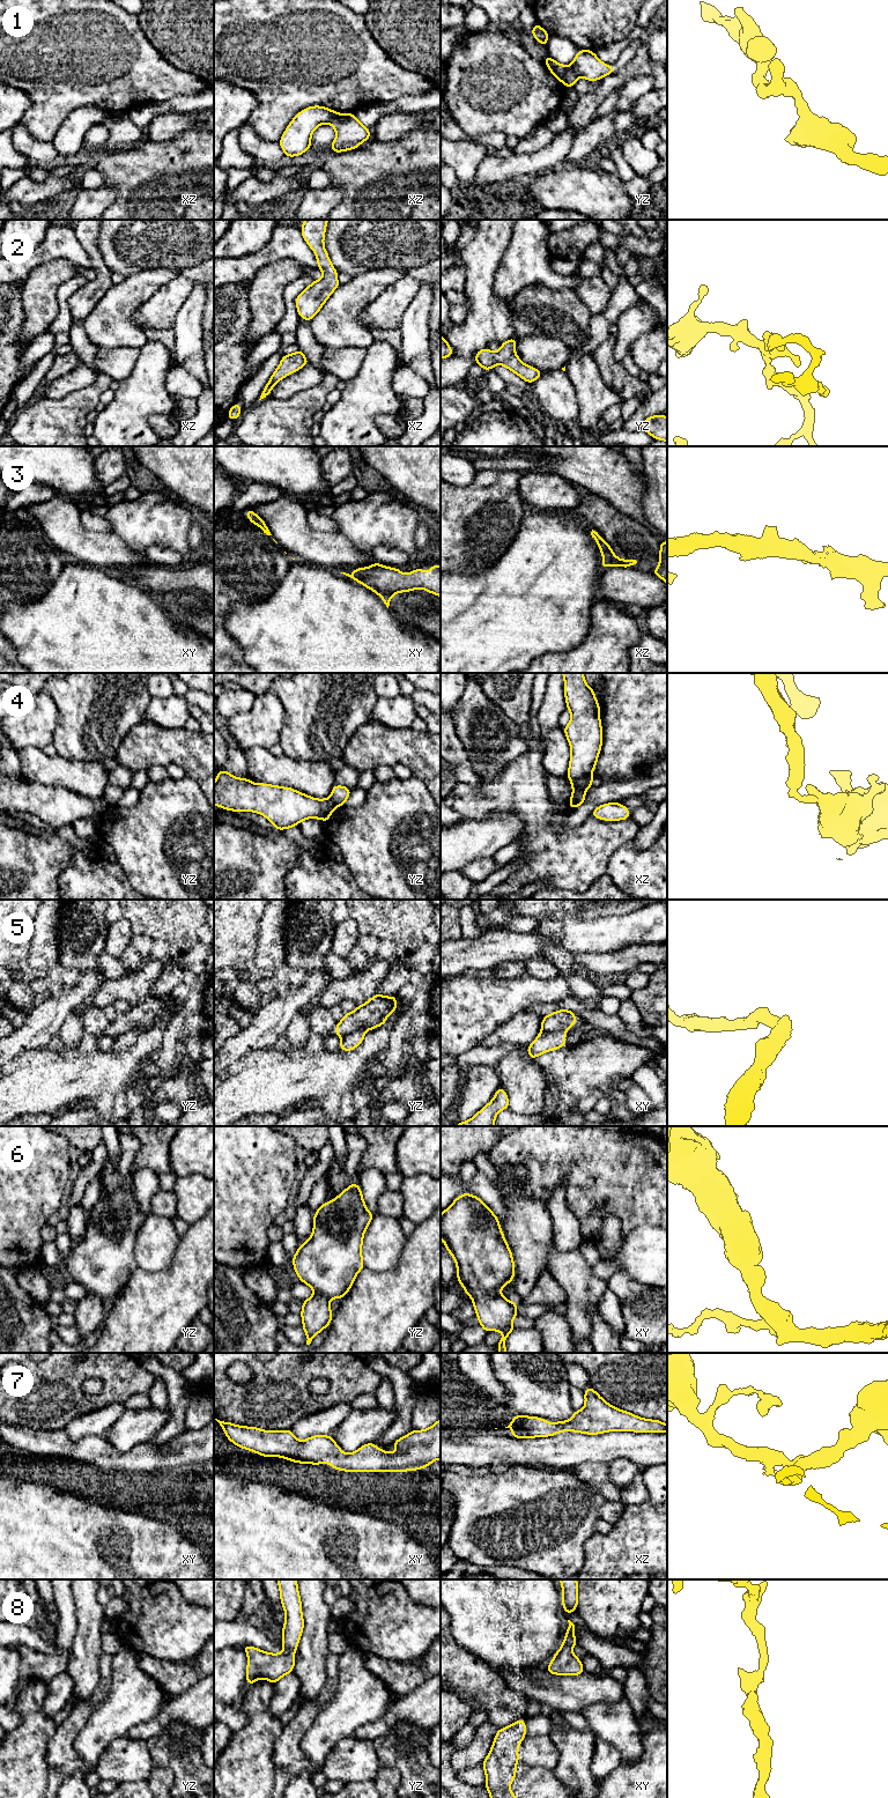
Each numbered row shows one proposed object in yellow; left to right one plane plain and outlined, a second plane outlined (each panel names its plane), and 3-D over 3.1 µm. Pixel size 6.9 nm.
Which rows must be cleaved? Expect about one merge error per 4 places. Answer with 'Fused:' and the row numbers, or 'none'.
Fused: 1, 4, 5

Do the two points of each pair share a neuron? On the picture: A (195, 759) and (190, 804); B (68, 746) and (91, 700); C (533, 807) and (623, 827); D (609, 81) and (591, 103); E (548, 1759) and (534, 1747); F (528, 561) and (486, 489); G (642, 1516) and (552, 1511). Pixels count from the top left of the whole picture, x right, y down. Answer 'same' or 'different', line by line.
A: different
B: same
C: same
D: same
E: same
F: different
G: different

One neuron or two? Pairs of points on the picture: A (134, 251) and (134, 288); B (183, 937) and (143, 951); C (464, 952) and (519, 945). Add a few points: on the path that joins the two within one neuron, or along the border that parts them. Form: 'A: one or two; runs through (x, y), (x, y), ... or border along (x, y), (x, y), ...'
A: two; border along (161, 267), (139, 271), (125, 278)
B: two; border along (133, 933), (149, 936), (153, 939)
C: one; runs through (478, 952), (487, 952), (496, 946), (505, 946)

